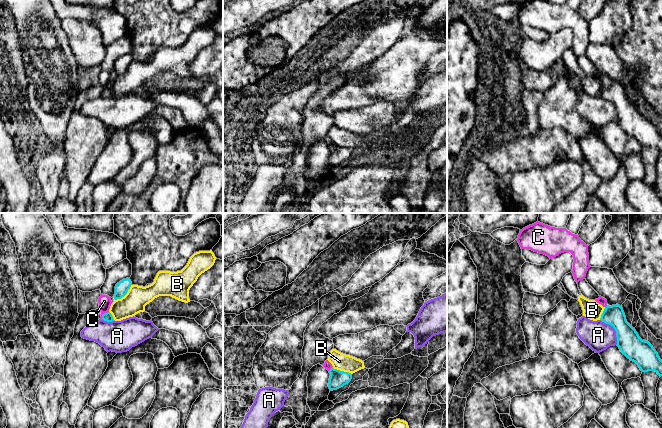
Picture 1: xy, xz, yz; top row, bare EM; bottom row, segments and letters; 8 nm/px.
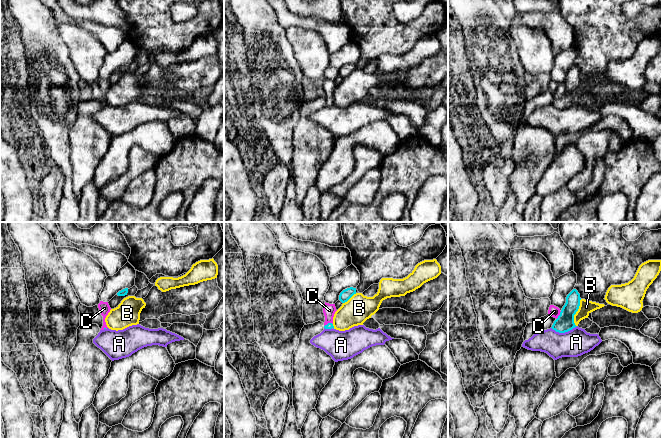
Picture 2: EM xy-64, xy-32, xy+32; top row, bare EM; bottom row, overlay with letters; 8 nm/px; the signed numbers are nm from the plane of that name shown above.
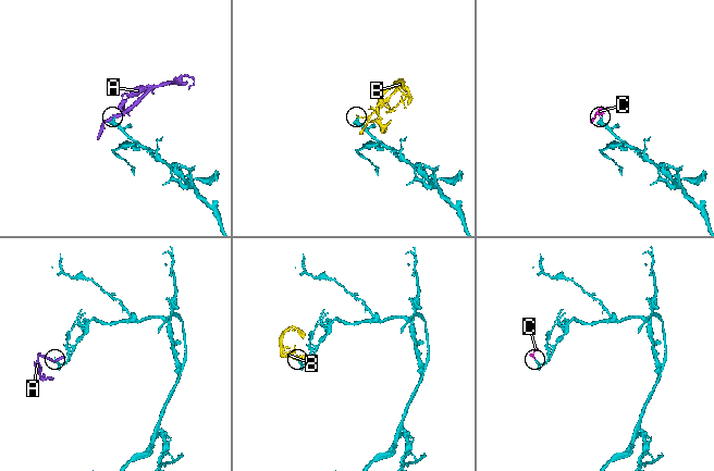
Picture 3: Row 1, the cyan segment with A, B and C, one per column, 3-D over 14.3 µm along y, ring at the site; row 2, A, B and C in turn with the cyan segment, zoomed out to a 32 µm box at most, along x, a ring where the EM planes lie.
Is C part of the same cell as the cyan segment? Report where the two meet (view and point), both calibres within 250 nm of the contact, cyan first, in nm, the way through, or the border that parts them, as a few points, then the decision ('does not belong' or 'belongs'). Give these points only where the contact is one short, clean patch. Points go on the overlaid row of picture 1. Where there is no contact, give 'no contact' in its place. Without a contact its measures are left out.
xy (103, 314) | 70/100 nm | across xy (108, 317), (103, 314), (104, 301) | belongs

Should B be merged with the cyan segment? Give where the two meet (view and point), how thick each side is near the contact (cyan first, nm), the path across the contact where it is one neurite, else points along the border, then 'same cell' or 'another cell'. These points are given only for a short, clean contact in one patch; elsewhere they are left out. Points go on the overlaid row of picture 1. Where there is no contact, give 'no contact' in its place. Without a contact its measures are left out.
contact xy (125, 294); calibres 110 and 190 nm; border xy (131, 284), (128, 291), (115, 300); another cell

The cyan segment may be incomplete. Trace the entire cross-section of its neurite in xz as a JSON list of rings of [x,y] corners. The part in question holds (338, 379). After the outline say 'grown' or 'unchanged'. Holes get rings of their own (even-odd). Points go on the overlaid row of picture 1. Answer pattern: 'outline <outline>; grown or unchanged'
outline [[[326,360],[323,367],[330,373],[328,387],[330,391],[337,390],[348,384],[352,379],[352,374],[349,372],[334,369],[332,364]]]; grown

